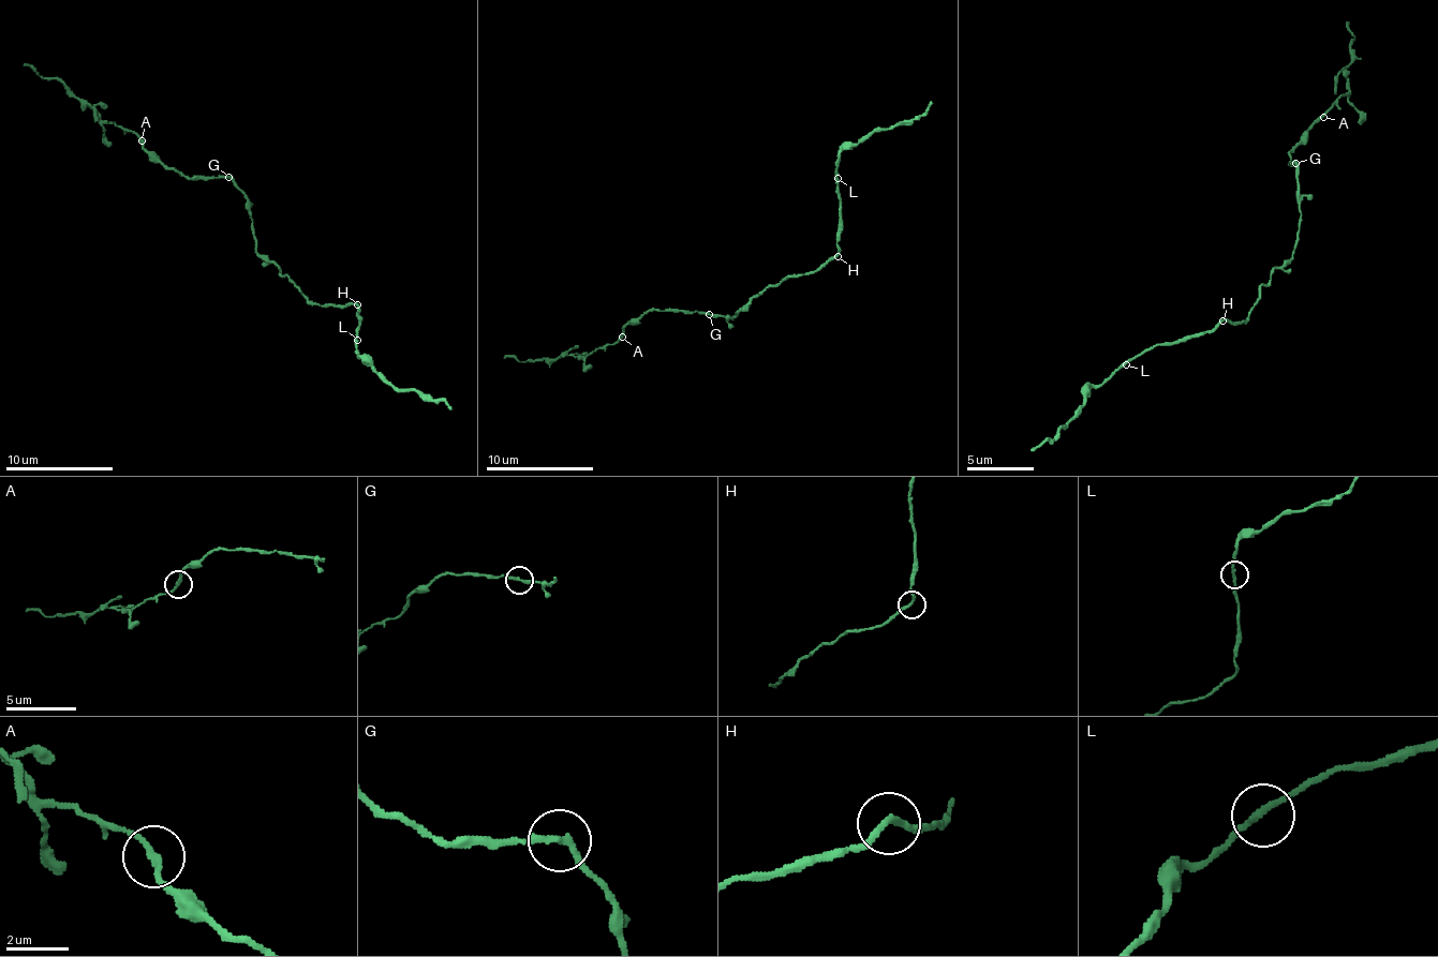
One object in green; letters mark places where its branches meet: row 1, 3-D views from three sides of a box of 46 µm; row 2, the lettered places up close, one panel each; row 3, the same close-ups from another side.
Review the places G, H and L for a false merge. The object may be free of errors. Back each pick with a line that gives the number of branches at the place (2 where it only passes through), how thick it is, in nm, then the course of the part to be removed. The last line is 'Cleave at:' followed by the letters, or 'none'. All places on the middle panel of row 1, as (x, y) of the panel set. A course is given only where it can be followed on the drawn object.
Cleave at: none

